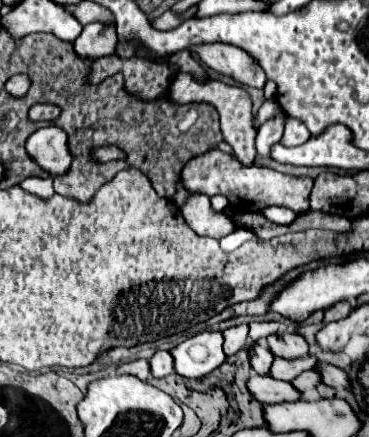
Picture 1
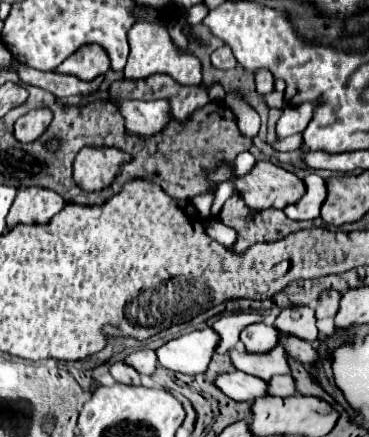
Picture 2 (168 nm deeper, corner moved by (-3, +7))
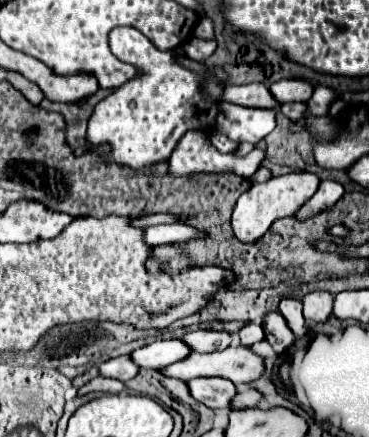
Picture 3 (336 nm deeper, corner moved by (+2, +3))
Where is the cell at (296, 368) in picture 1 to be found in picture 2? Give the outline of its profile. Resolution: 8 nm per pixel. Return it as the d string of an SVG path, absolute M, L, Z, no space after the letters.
M276 345L268 353L248 353L248 351L240 353L236 349L230 349L228 357L230 357L230 363L238 371L260 377L264 381L268 381L274 375L288 375L290 373L288 361L284 359L284 349L280 345Z

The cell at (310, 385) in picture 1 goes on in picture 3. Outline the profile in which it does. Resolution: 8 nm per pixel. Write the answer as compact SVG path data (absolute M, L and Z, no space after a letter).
M241 385L239 393L235 395L233 403L231 403L233 409L245 409L245 407L265 407L265 397L253 389L251 385Z

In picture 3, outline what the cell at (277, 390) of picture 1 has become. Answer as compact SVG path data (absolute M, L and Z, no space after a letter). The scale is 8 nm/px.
M197 377L187 381L191 395L211 409L229 409L231 397L235 397L237 387L221 377Z

